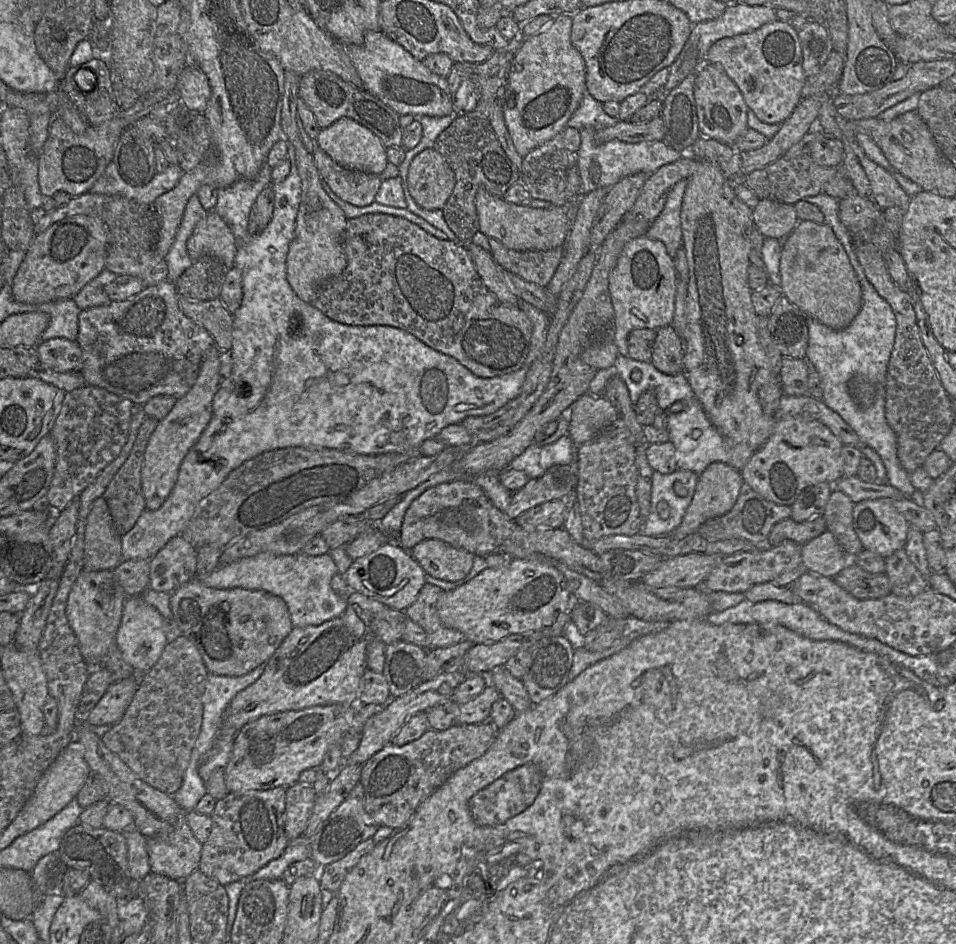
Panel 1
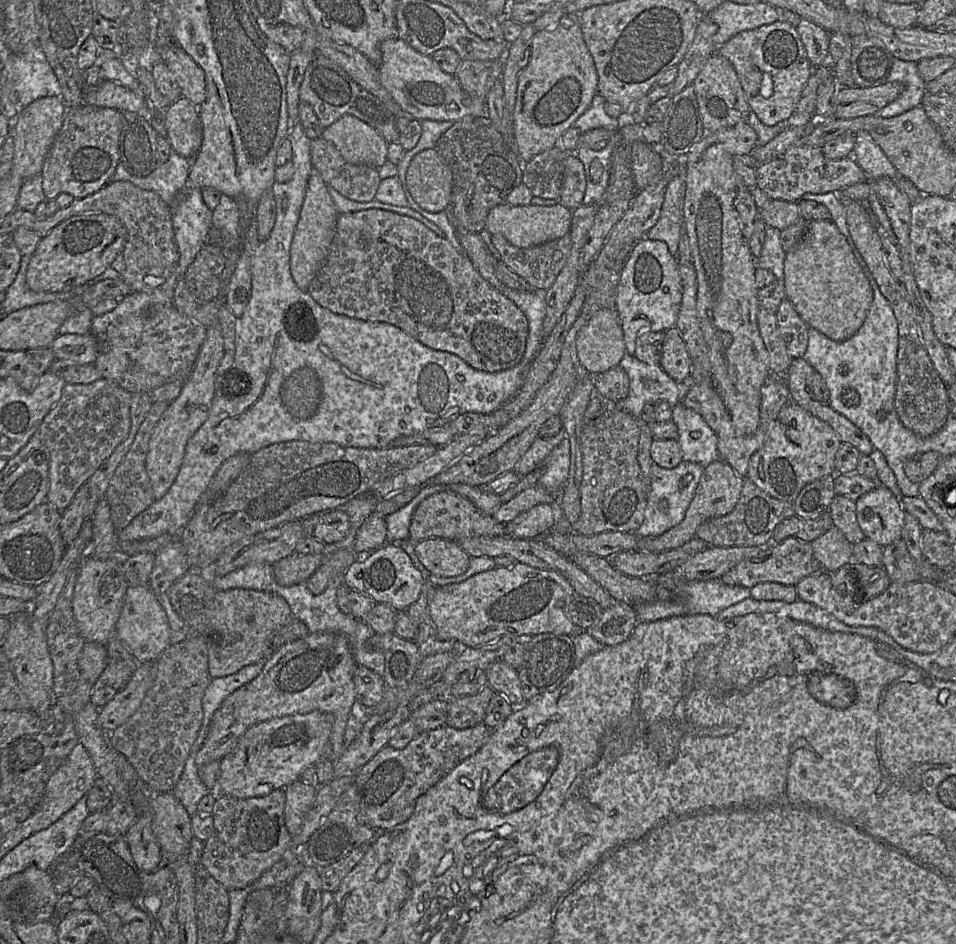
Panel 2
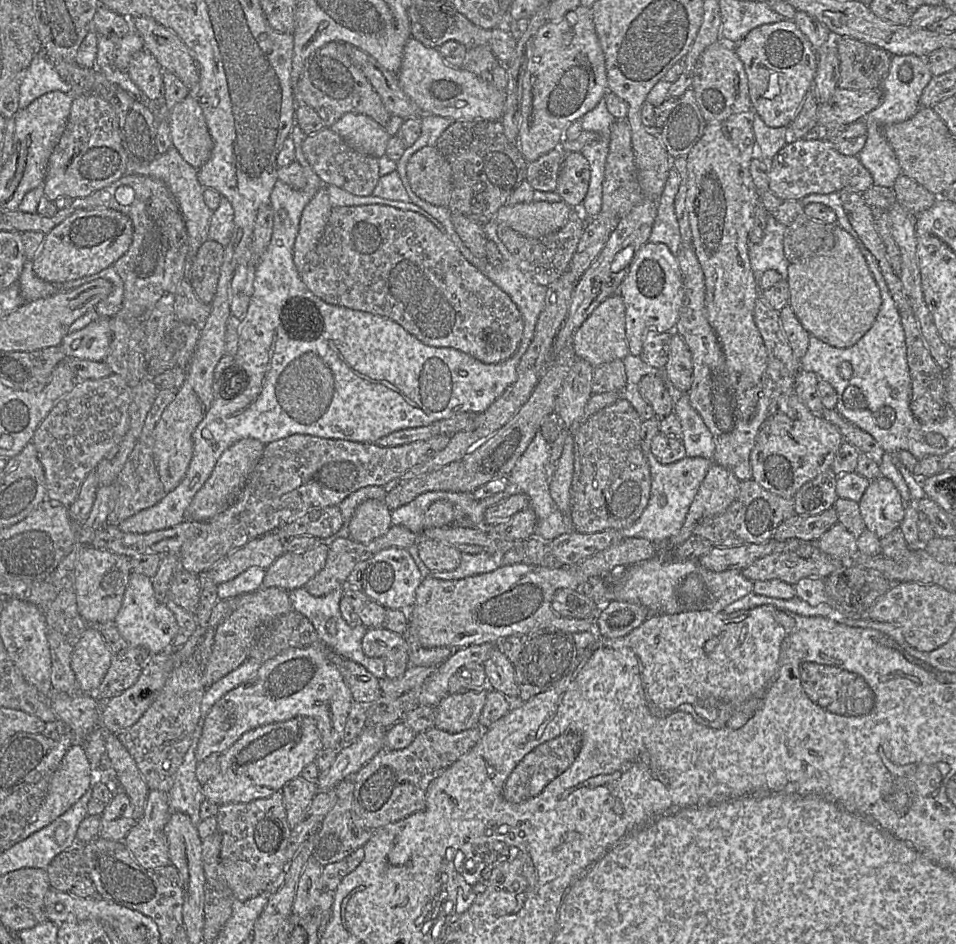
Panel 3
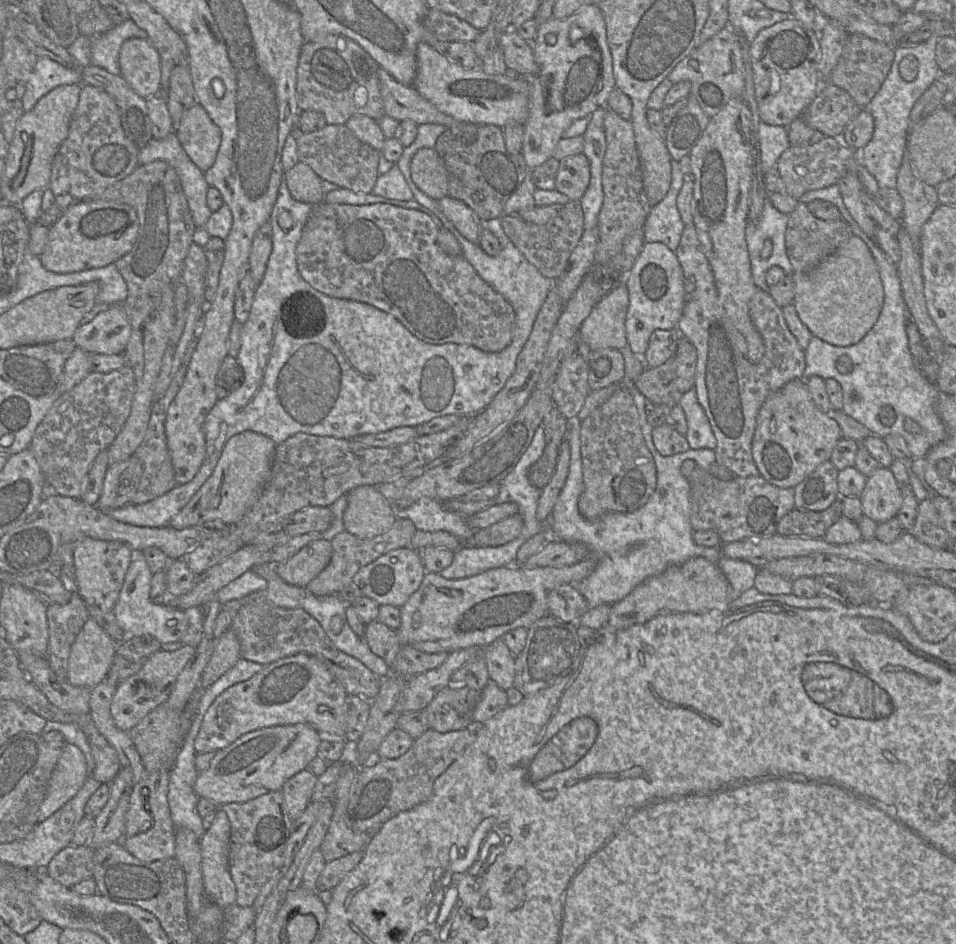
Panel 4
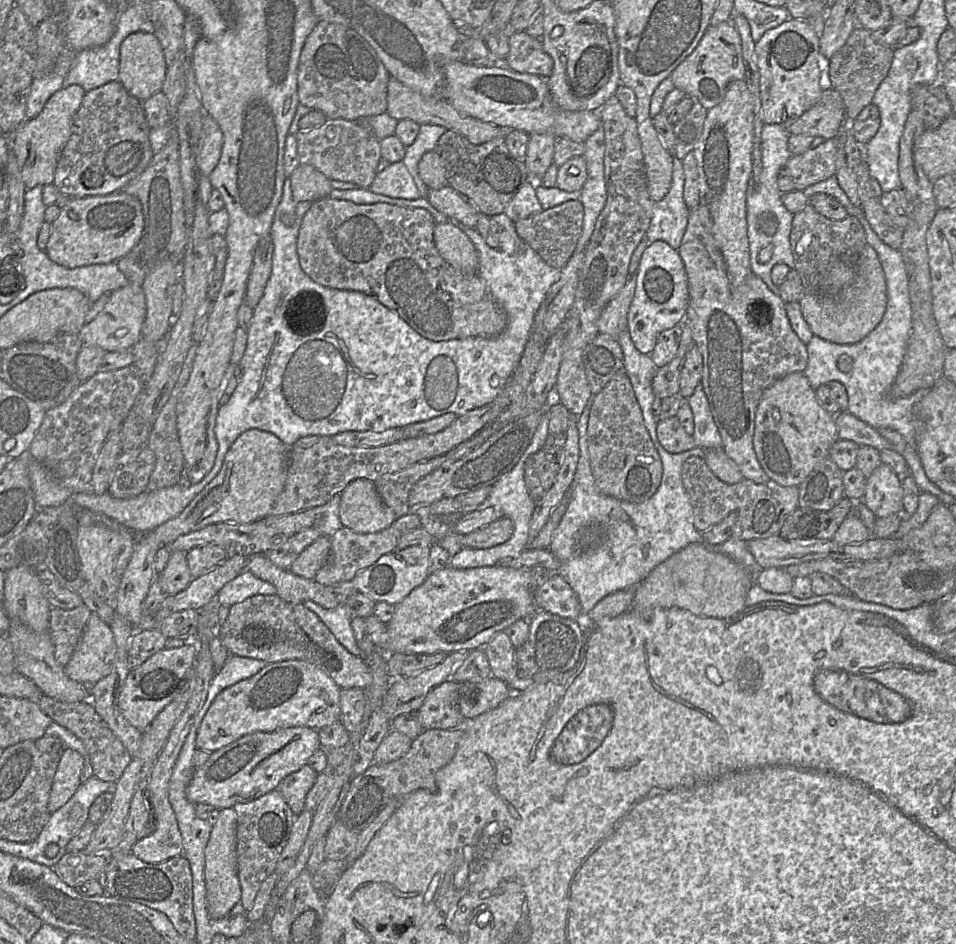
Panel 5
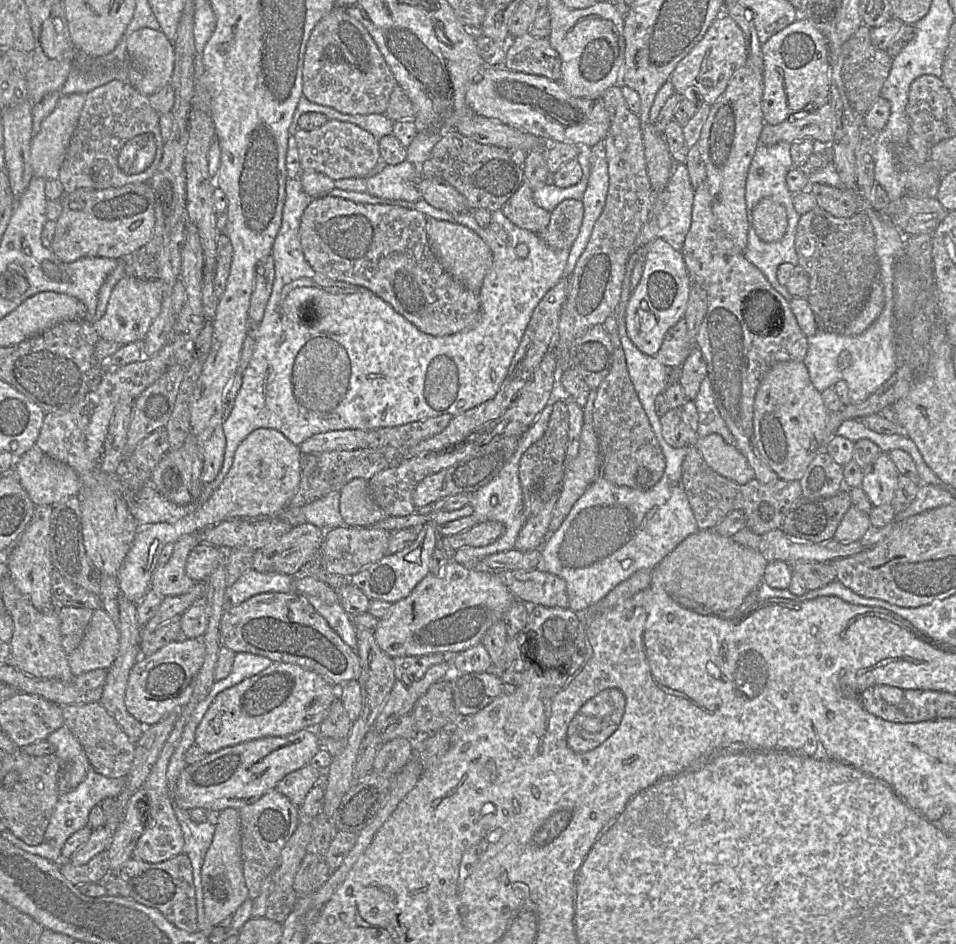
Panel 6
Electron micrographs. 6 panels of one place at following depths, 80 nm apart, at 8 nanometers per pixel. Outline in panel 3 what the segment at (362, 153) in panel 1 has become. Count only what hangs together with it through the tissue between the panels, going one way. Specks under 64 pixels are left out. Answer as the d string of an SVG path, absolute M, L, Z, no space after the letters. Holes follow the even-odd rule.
M346 113L330 128L356 151L378 159L386 152L390 136L369 116Z

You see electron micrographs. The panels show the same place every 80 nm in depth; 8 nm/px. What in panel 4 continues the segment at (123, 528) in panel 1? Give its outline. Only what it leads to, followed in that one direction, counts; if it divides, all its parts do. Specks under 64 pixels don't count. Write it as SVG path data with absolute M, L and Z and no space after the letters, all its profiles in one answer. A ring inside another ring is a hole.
M188 365L178 369L164 396L157 399L152 405L145 436L133 454L143 463L143 474L137 492L130 502L131 504L139 505L147 503L166 494L176 486L172 459L165 434L165 420L168 408L183 384L187 368Z

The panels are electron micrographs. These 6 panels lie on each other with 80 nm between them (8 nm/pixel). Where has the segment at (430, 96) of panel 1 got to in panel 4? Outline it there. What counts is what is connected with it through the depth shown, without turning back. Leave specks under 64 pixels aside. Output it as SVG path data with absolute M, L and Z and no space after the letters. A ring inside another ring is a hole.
M428 43L417 47L417 75L413 87L439 111L458 121L477 125L491 124L503 128L509 123L524 125L529 116L529 83L527 78L512 73L487 74L480 68L467 69L453 62Z

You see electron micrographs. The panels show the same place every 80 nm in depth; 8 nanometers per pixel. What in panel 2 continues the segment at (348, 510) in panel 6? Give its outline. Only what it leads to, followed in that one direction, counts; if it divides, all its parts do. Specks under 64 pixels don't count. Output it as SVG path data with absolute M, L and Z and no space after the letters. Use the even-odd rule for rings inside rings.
M373 512L363 522L357 531L354 552L358 555L368 555L387 543L387 524L385 517Z

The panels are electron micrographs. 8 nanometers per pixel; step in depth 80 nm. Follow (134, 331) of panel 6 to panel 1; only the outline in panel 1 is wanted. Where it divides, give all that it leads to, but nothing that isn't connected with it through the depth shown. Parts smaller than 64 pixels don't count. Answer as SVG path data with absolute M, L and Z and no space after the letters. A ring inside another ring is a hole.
M52 338L41 341L36 349L41 366L61 373L80 370L82 351L75 340Z

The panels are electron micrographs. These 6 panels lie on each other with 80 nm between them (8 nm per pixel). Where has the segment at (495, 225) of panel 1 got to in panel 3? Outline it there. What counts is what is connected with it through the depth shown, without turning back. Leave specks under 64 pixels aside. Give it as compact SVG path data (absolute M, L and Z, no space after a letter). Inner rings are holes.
M530 202L503 205L493 220L528 238L540 238L562 228L568 221L571 207L565 202Z

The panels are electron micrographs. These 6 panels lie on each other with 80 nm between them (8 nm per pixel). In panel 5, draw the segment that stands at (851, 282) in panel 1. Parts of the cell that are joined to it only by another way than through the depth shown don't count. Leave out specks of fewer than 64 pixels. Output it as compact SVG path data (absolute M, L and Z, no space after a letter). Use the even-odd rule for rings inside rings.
M869 244L863 246L855 280L839 298L806 292L799 303L803 318L814 335L836 344L861 341L877 326L886 310L886 282L876 251Z

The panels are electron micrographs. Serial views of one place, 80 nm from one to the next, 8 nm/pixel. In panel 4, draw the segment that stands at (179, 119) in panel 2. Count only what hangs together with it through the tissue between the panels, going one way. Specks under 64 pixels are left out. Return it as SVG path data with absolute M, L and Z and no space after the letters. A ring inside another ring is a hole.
M199 103L183 113L174 126L174 133L187 156L200 171L204 173L214 164L221 132Z

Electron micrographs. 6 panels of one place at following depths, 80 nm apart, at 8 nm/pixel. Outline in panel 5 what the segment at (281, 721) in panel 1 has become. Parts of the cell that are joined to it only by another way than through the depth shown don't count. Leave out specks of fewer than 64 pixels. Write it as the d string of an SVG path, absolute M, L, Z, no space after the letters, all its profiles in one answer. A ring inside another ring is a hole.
M291 727L245 735L211 753L202 766L195 768L186 789L186 797L195 805L204 803L215 809L227 809L235 804L251 802L277 790L285 777L300 770L320 748L318 730L309 727Z

